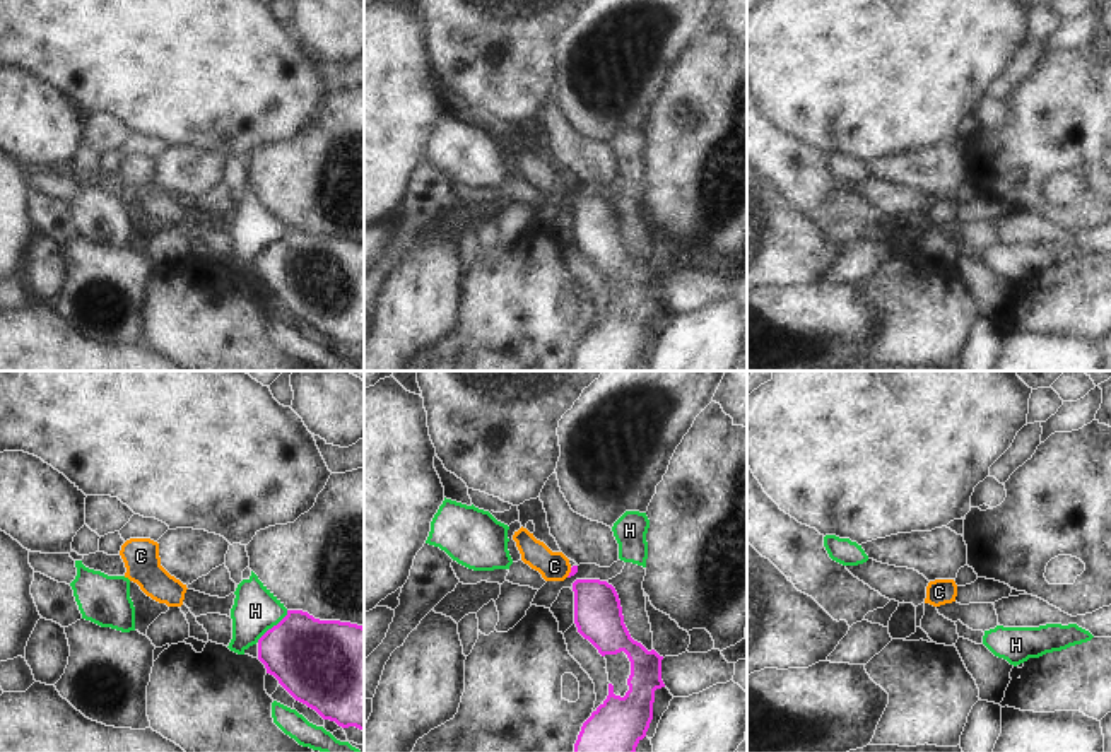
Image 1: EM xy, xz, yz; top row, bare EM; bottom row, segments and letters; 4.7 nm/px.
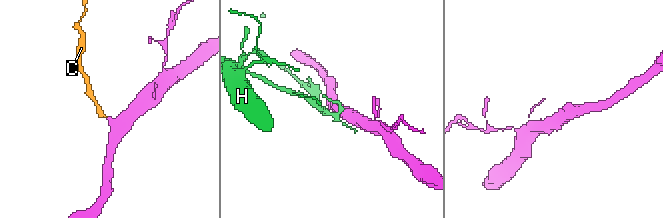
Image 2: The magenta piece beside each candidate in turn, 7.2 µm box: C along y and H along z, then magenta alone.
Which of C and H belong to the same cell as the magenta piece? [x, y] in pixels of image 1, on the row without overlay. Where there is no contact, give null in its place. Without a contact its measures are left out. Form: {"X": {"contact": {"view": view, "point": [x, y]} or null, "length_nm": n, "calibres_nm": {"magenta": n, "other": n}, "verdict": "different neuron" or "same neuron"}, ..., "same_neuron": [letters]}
{"C": {"contact": {"view": "xz", "point": [570, 190]}, "length_nm": 50, "calibres_nm": {"magenta": 30, "other": 140}, "verdict": "same neuron"}, "H": {"contact": {"view": "xy", "point": [274, 243]}, "length_nm": 220, "calibres_nm": {"magenta": 380, "other": 220}, "verdict": "different neuron"}, "same_neuron": ["C"]}

